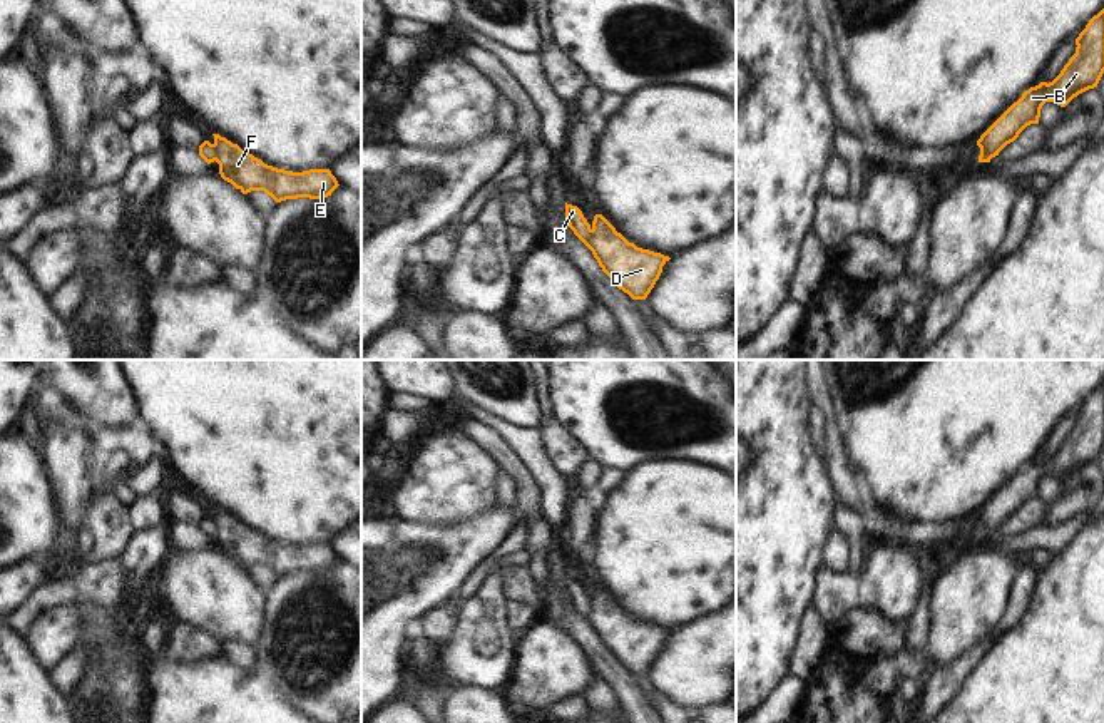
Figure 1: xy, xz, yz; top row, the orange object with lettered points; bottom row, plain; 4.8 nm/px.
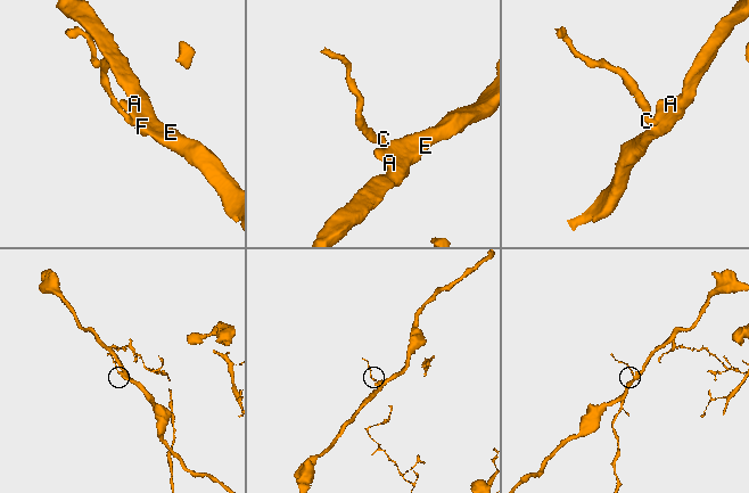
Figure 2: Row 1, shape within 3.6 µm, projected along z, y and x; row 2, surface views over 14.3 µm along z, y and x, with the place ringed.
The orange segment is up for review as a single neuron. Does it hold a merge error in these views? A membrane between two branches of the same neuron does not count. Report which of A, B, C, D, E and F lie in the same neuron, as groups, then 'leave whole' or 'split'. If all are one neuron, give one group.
A B D E F / C; split

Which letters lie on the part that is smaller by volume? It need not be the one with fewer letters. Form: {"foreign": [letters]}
{"foreign": ["C"]}

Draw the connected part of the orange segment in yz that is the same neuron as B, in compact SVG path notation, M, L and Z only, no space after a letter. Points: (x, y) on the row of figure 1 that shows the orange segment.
M1104 8L1094 15L1076 38L1076 54L1052 82L1040 82L1022 94L977 141L979 162L992 157L1030 124L1039 124L1045 102L1066 107L1079 94L1097 87L1104 74Z

